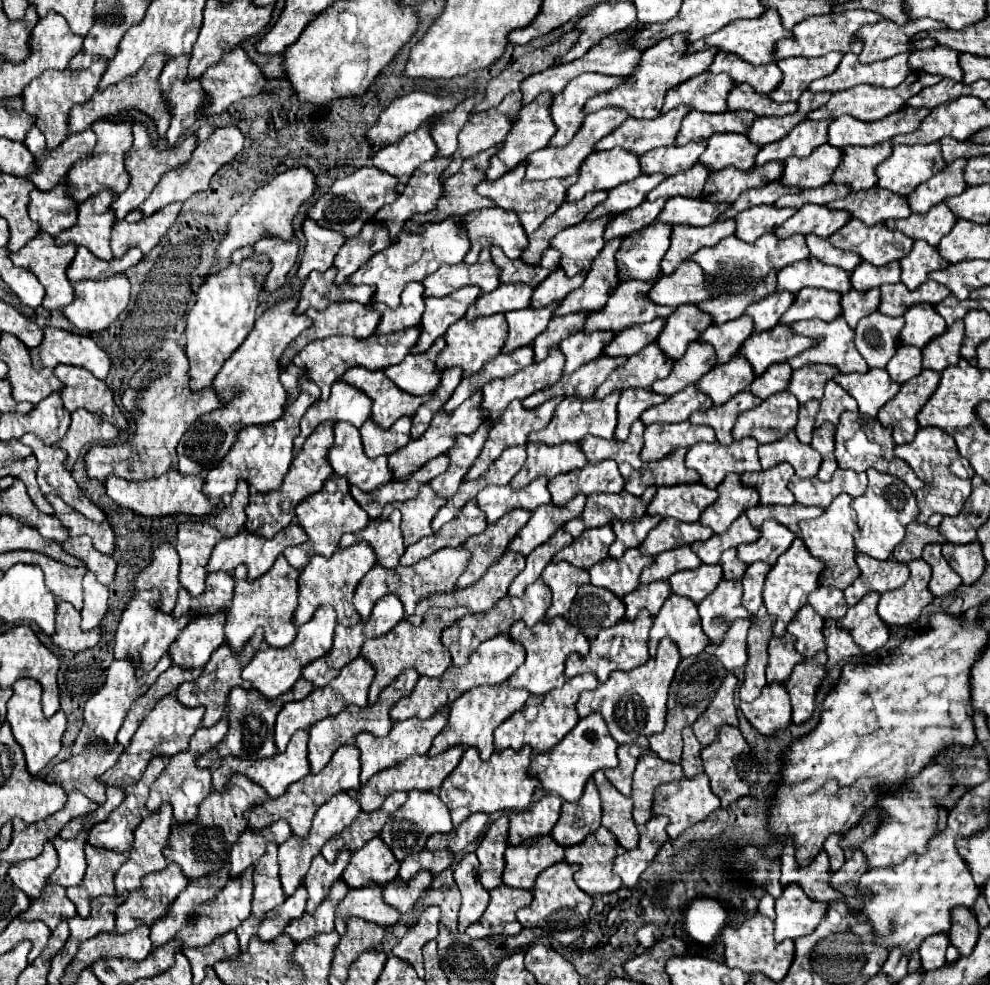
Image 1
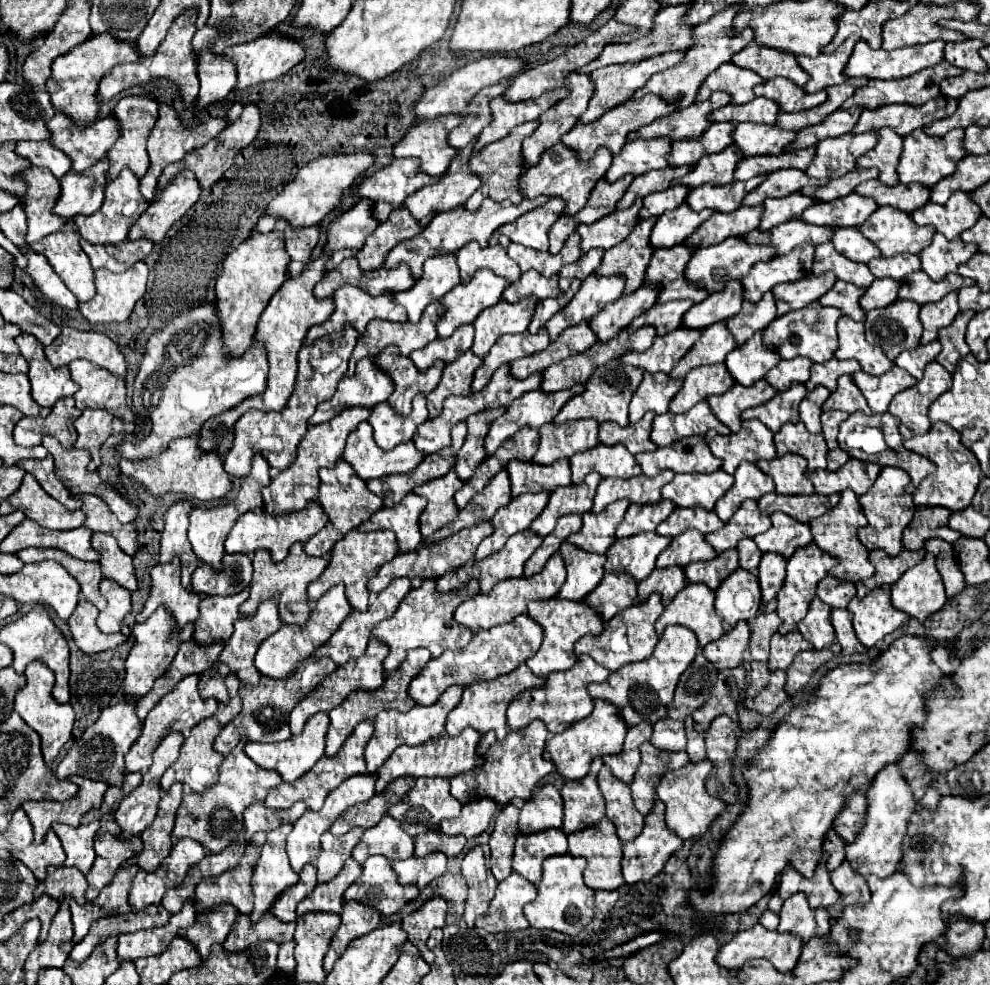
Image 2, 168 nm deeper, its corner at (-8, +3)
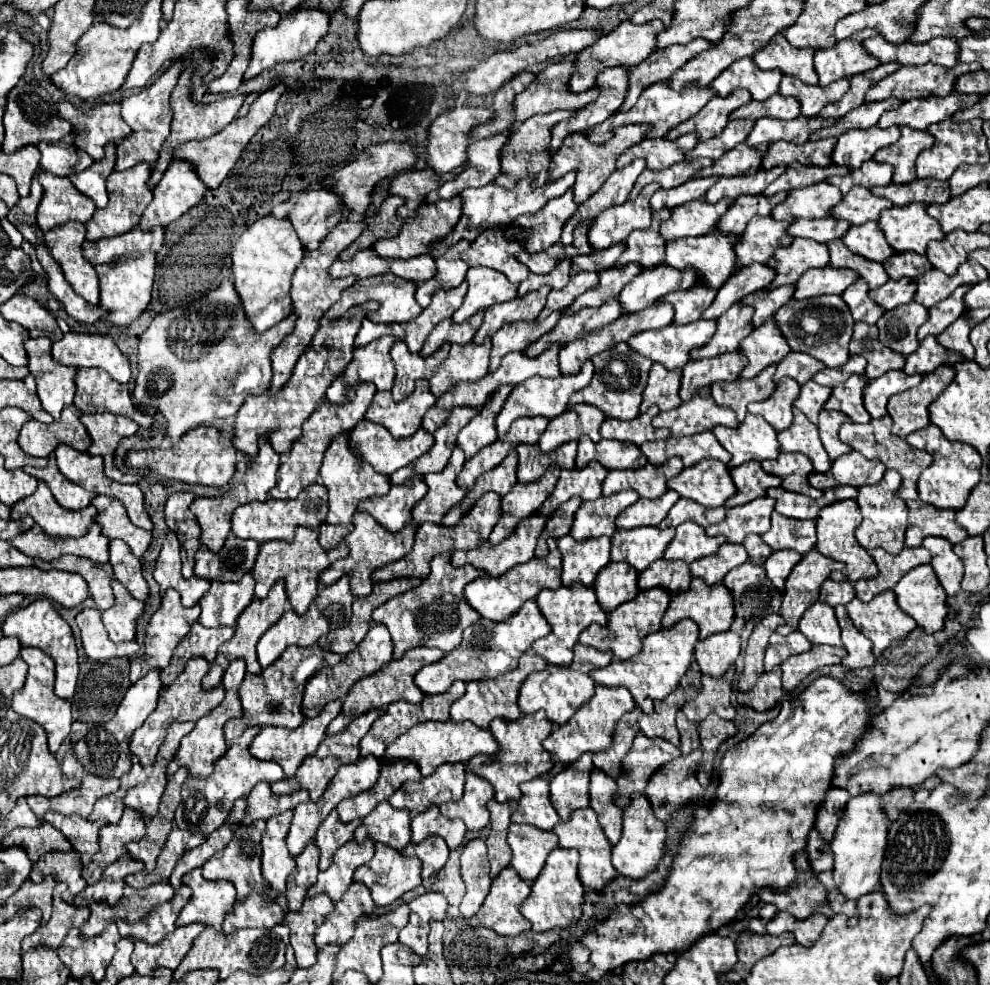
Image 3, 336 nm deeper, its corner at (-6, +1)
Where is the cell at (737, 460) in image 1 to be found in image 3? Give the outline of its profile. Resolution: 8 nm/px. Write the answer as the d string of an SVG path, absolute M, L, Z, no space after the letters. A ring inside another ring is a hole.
M747 415L745 421L735 427L717 425L713 429L717 441L731 453L729 467L743 465L745 461L765 461L775 459L779 455L777 431L759 415Z

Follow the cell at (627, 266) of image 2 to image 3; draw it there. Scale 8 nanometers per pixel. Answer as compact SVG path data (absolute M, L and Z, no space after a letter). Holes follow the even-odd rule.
M671 209L655 211L653 223L649 229L639 229L639 231L631 233L627 239L627 249L619 257L617 265L621 267L621 265L633 263L633 261L639 261L643 265L643 269L649 269L649 267L663 263L667 241L661 237L659 225L669 217L671 217Z

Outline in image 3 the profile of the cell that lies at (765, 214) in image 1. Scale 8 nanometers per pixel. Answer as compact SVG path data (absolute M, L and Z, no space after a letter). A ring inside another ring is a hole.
M821 181L803 189L791 189L787 199L771 215L775 219L821 219L829 217L841 199L843 195L835 185Z

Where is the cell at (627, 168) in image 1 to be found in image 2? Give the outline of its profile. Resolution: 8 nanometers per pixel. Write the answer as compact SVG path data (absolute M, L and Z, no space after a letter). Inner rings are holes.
M651 139L651 141L627 141L619 155L613 157L613 163L609 171L605 173L607 183L615 183L623 175L643 175L653 169L665 169L667 167L667 153L671 147L671 139Z

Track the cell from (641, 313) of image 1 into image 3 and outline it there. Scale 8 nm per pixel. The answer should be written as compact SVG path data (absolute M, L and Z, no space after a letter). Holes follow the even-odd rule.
M707 233L703 237L691 237L691 239L677 239L667 243L667 263L685 269L695 267L699 273L699 281L711 289L719 289L735 271L735 245L739 241L739 235L735 233Z

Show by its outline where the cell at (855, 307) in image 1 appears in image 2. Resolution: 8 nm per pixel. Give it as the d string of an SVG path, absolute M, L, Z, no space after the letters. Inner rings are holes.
M875 279L859 301L861 309L867 313L871 309L891 305L897 299L897 291L899 291L899 283L895 279Z

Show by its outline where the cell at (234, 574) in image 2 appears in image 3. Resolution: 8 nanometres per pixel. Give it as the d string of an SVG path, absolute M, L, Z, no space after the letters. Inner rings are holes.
M229 533L219 553L203 547L195 553L195 575L207 581L239 581L239 577L253 569L257 553L259 543Z

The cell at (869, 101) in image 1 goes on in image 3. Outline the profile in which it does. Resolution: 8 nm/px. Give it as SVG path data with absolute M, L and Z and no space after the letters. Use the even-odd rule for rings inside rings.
M933 63L925 65L905 65L897 73L889 75L887 81L893 83L893 95L899 99L921 99L931 95L949 95L955 81L973 71L967 63L957 63L955 67L941 67Z

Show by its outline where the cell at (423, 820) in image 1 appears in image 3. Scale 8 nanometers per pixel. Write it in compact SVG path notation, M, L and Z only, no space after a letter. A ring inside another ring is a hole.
M439 765L431 777L403 783L391 797L389 803L395 809L411 809L421 813L427 805L439 805L443 801L457 801L463 795L465 765Z

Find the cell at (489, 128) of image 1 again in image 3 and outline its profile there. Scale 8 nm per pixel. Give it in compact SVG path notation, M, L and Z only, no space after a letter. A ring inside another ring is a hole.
M563 59L563 61L557 61L557 63L551 63L541 75L537 81L533 81L523 93L517 95L515 99L515 111L517 111L517 119L511 127L511 131L515 131L527 117L533 117L533 115L539 115L539 113L549 113L549 111L557 111L557 109L581 109L589 103L595 101L595 97L599 97L599 89L593 87L589 91L583 91L583 93L573 93L567 89L569 85L569 79L571 75L575 73L575 61L571 59Z

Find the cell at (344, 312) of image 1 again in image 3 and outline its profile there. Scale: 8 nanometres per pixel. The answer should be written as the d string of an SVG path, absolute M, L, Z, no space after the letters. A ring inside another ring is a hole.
M385 273L385 275L377 275L377 277L369 277L369 279L359 279L355 285L351 285L349 289L343 291L339 303L335 303L327 313L325 317L327 319L337 319L341 317L347 309L355 307L355 305L361 305L365 301L379 301L381 307L377 313L369 313L369 319L375 321L375 323L403 323L403 321L409 321L413 317L417 317L423 307L415 301L415 289L417 289L417 283L415 281L407 281L407 279L401 279L393 273Z

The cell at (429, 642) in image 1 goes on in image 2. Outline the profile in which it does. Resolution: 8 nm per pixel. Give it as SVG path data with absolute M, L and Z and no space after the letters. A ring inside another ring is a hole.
M423 583L419 589L411 589L407 593L407 597L401 601L401 607L399 607L399 611L395 611L393 619L385 619L385 623L379 623L373 629L373 637L383 641L389 647L389 655L383 661L385 679L393 671L397 671L397 667L405 661L407 651L411 651L411 649L425 647L431 651L431 657L439 657L445 649L459 649L459 637L461 637L461 647L465 647L465 639L469 643L471 633L467 635L467 631L469 631L467 627L453 623L453 611L461 603L473 599L475 595L479 595L477 583L469 583L469 587L461 587L457 591L451 591L449 595L439 595L435 591L435 583Z

